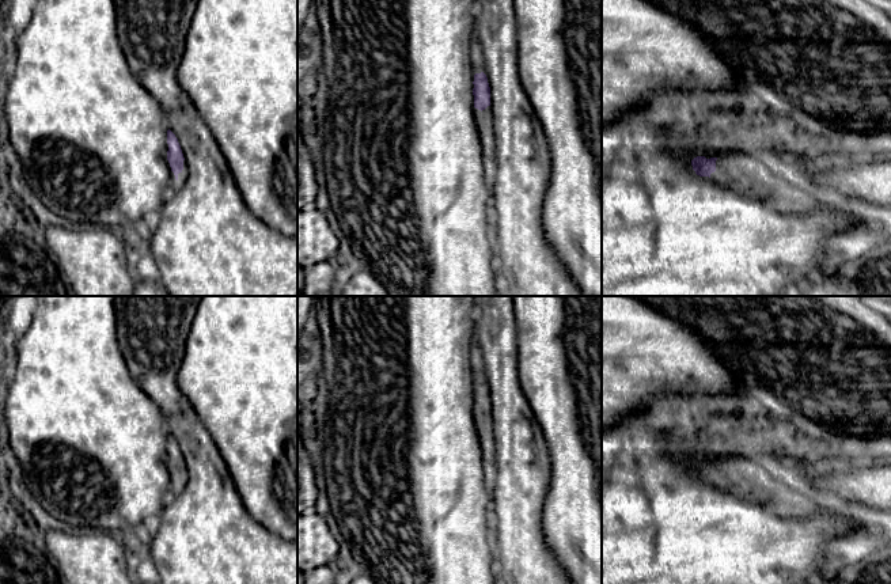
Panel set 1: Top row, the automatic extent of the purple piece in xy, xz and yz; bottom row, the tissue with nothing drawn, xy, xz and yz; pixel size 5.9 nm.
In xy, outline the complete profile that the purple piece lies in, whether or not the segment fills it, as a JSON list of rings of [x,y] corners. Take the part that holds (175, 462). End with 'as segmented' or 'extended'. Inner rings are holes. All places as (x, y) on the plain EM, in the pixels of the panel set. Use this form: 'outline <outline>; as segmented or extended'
outline [[[170,433],[167,435],[167,448],[167,464],[171,471],[168,497],[172,498],[183,492],[189,479],[189,474],[186,471],[178,443]]]; extended

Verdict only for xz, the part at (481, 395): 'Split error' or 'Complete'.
Split error

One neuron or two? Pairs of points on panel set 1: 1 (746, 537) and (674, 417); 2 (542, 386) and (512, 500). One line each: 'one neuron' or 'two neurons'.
1: one neuron
2: two neurons

